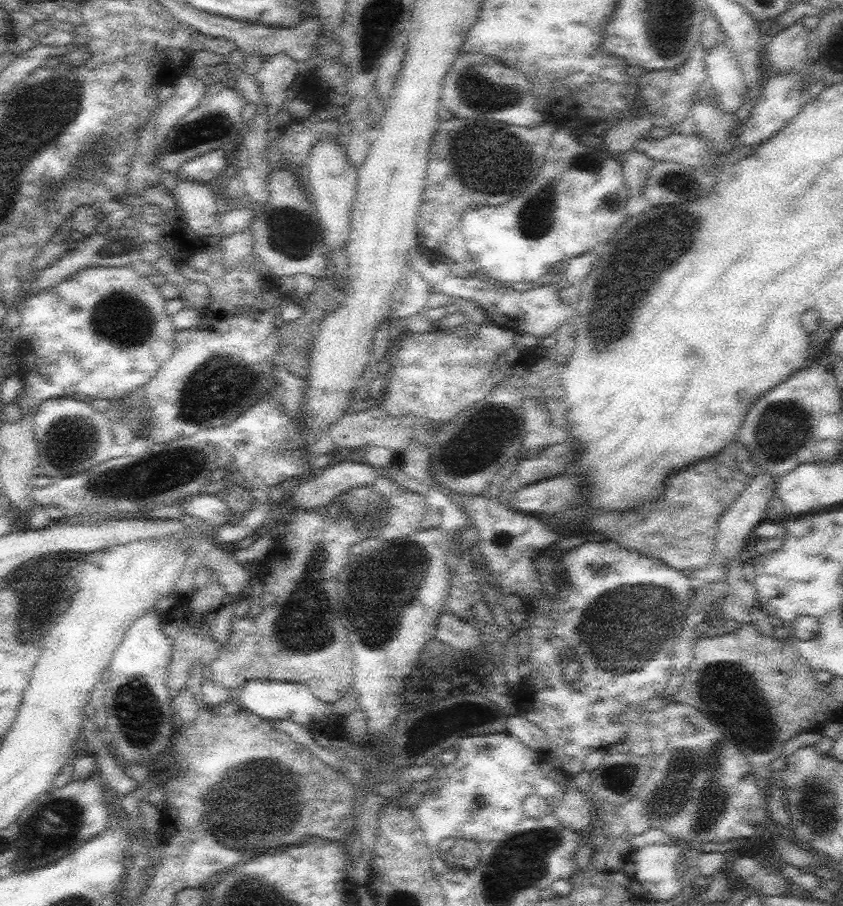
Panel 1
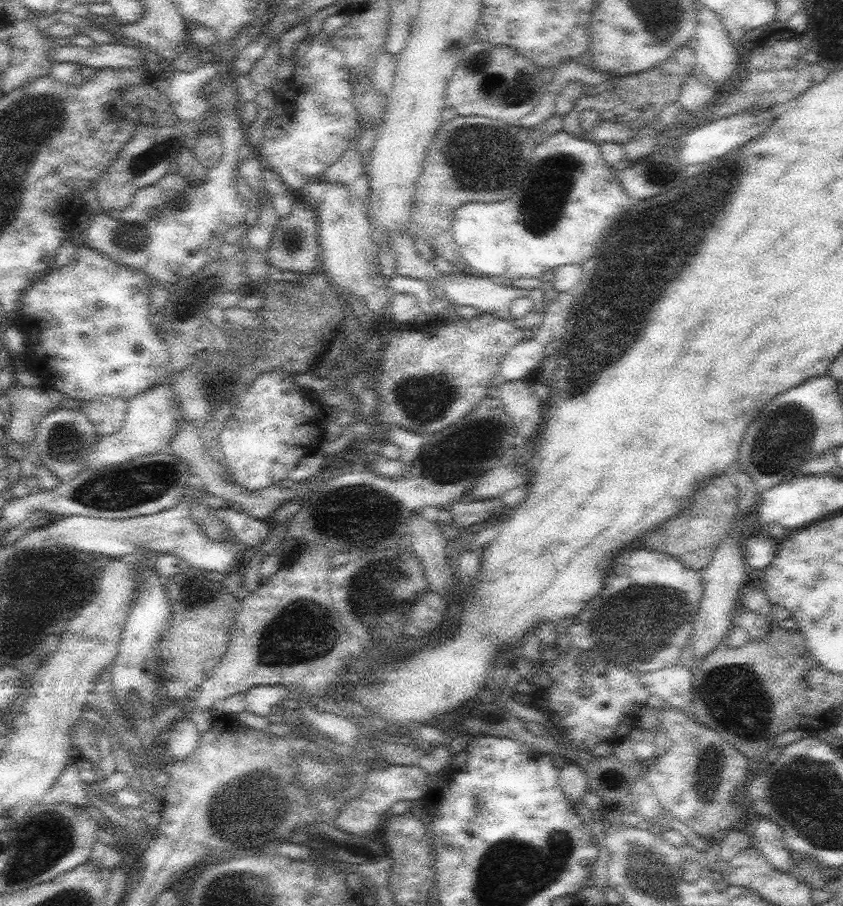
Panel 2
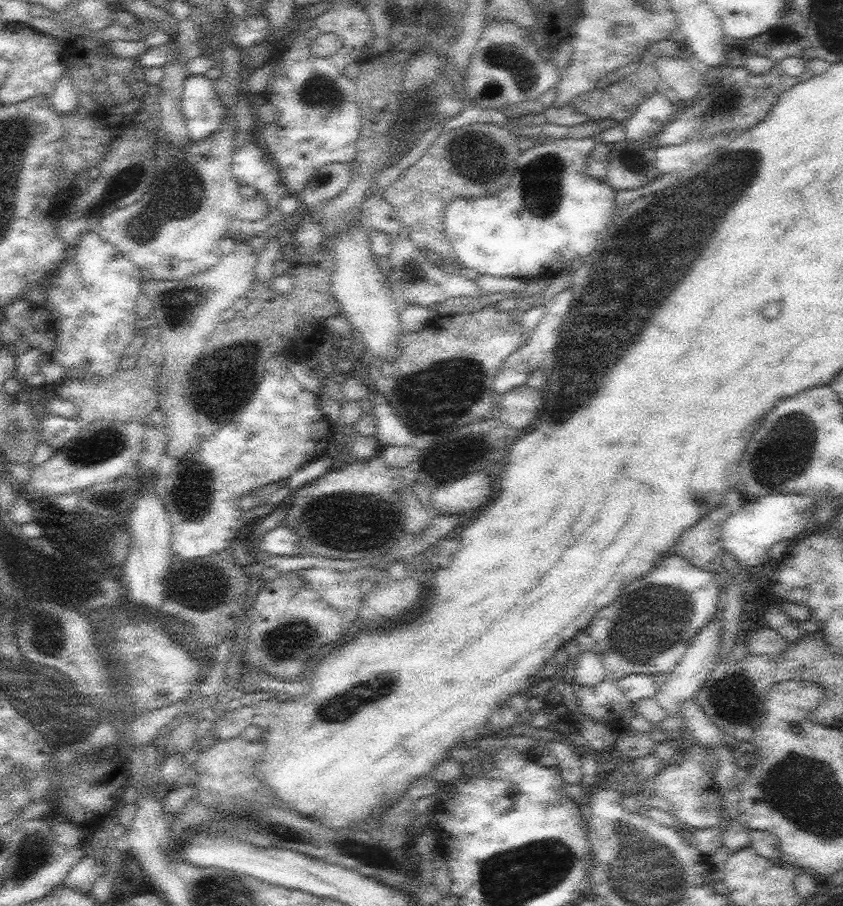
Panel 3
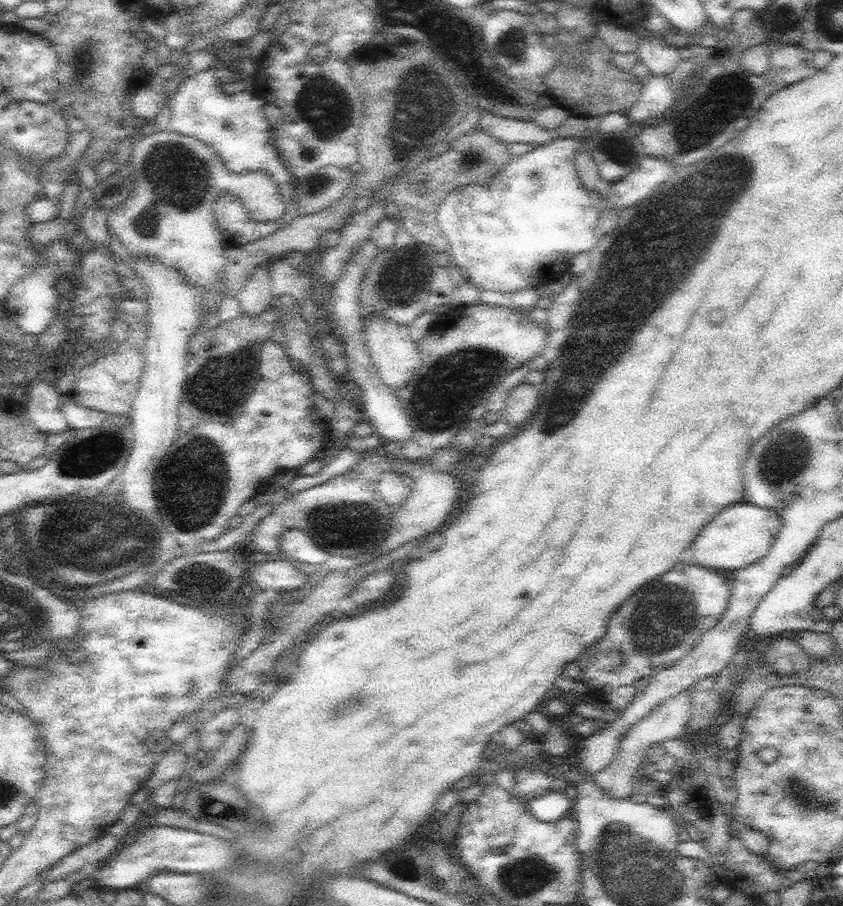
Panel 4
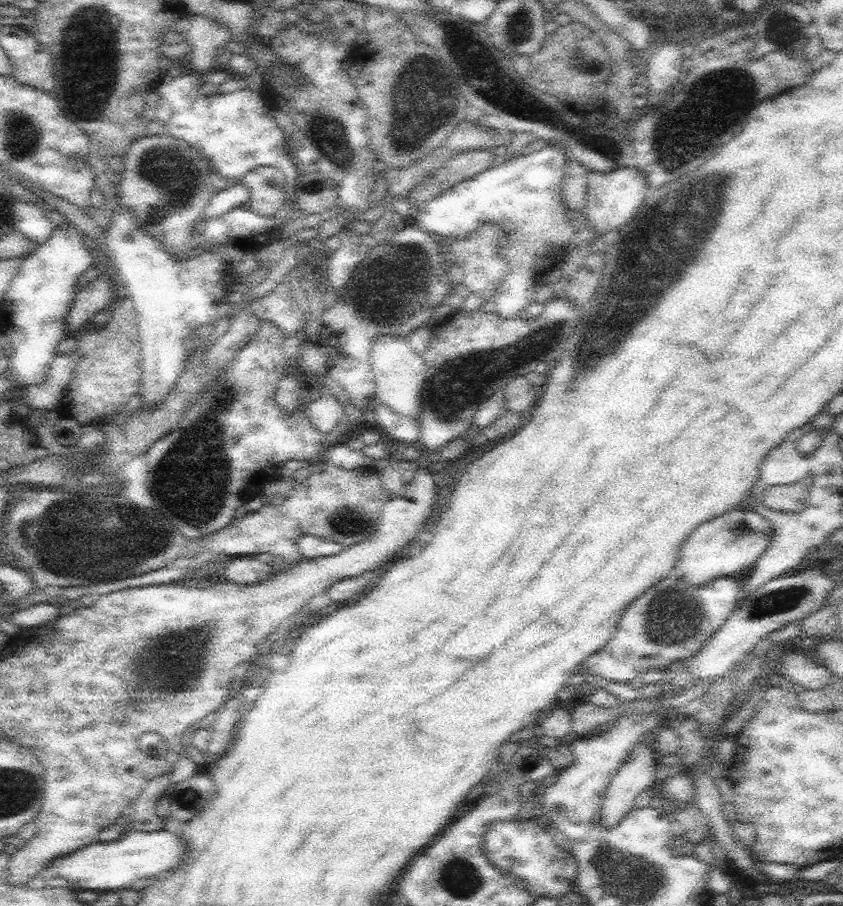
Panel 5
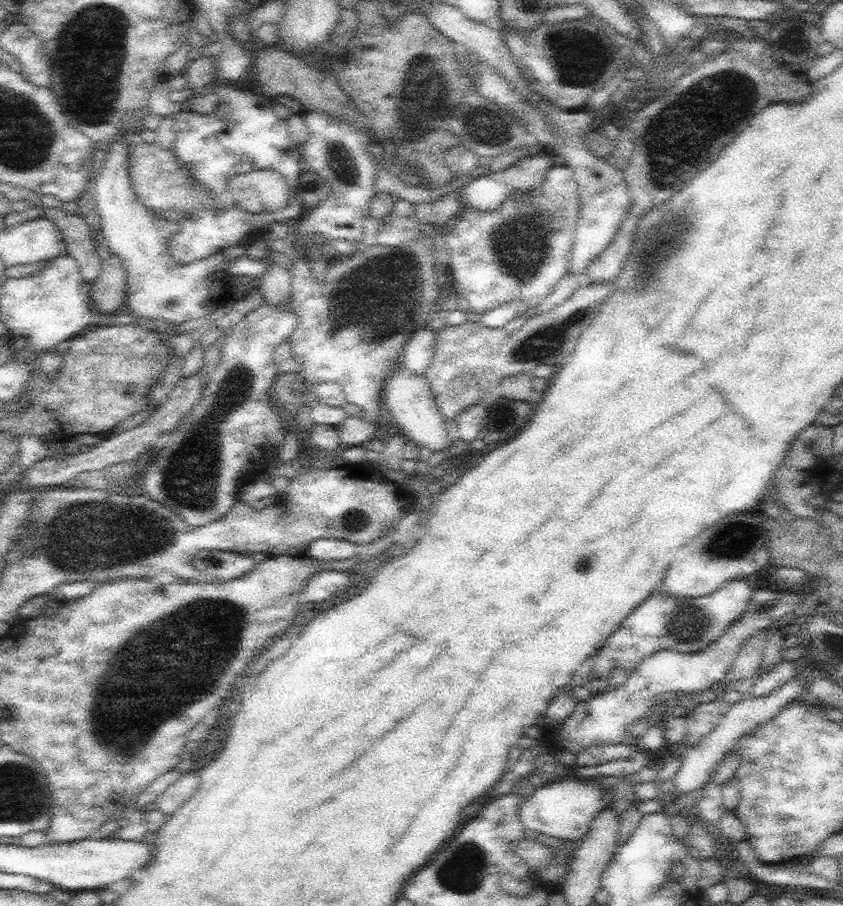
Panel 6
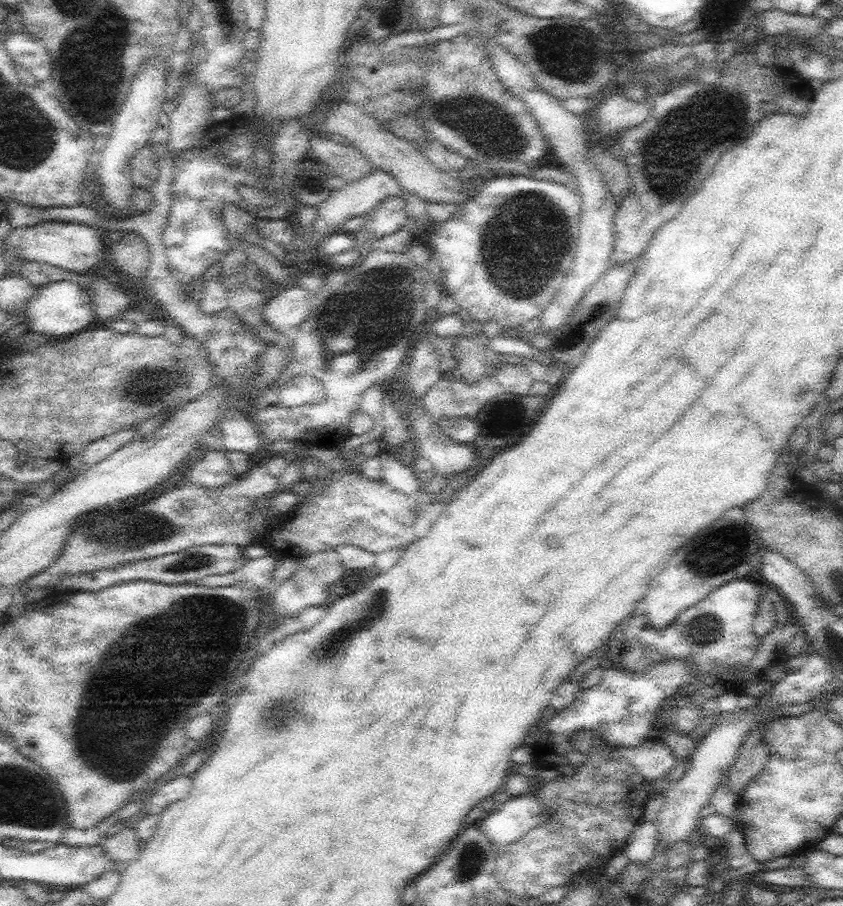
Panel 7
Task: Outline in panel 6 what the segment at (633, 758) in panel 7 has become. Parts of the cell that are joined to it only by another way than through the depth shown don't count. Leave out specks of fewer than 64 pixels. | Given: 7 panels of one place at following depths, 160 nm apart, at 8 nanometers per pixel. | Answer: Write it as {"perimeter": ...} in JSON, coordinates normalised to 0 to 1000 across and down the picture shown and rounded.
{"perimeter":[[[752,818],[733,821],[702,822],[684,831],[683,844],[688,847],[707,845],[707,843],[716,843],[724,841],[724,839],[745,837],[752,829],[763,829],[762,827],[756,826]]]}

